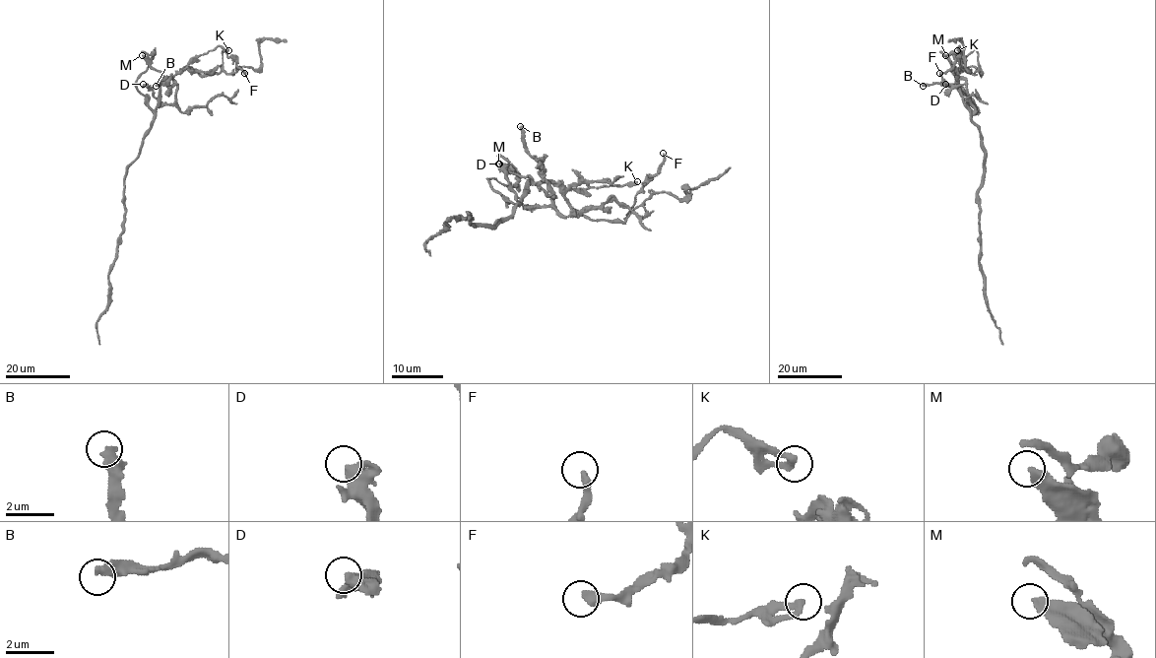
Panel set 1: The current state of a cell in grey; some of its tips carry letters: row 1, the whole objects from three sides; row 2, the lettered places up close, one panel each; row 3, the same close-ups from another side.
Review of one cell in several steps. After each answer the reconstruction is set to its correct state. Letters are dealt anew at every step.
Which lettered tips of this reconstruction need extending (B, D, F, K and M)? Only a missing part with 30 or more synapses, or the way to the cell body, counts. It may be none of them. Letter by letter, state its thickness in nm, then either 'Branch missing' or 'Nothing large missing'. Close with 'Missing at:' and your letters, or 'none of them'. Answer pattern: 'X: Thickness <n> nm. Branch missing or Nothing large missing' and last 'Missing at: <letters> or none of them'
B: Thickness 420 nm. Branch missing
D: Thickness 500 nm. Nothing large missing
F: Thickness 320 nm. Branch missing
K: Thickness 320 nm. Nothing large missing
M: Thickness 320 nm. Nothing large missing
Missing at: B, F

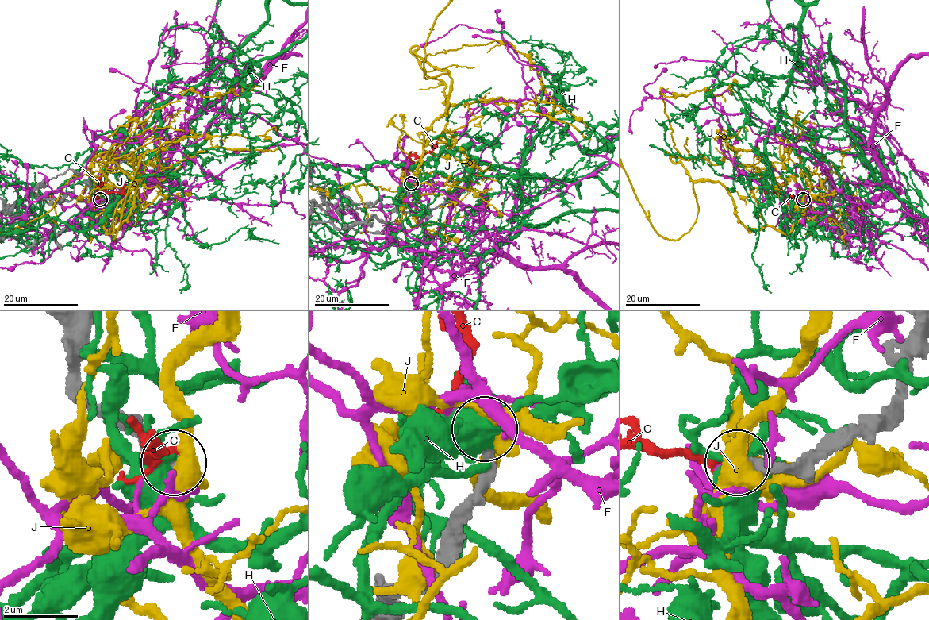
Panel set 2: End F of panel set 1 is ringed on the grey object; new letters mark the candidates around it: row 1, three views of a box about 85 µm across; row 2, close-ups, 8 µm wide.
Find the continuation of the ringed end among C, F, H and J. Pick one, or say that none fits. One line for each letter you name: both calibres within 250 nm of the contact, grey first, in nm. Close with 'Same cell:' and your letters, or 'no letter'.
Same cell: no letter

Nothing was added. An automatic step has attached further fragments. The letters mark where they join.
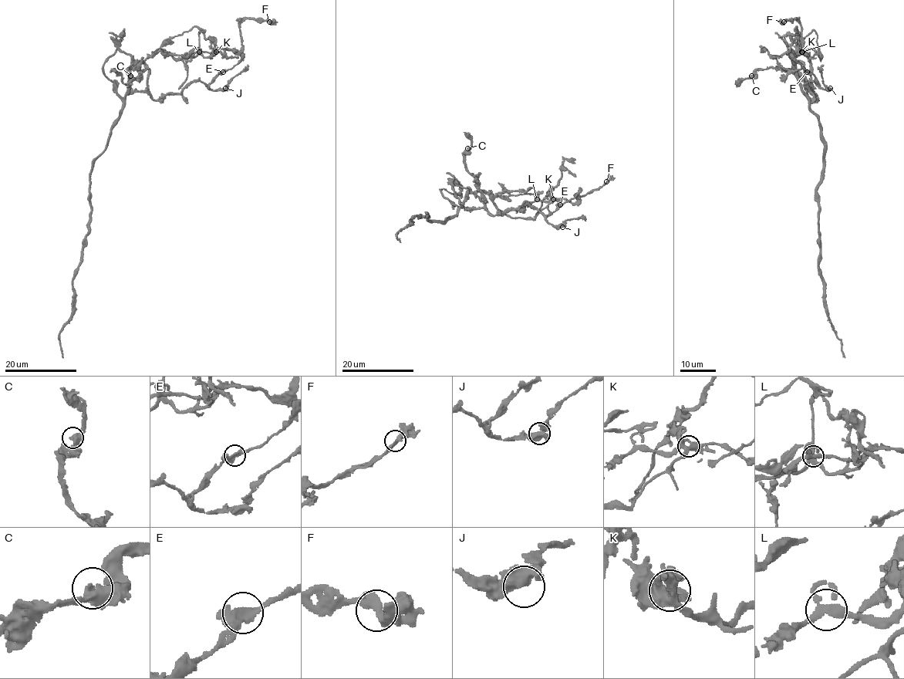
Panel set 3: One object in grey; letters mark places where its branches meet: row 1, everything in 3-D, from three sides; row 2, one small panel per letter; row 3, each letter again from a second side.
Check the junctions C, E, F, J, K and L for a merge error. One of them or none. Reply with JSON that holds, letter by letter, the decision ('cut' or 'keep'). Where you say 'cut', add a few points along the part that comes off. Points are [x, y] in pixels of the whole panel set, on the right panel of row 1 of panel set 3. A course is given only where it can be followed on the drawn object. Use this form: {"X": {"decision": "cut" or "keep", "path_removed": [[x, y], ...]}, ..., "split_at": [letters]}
{"C": {"decision": "keep"}, "E": {"decision": "keep"}, "F": {"decision": "keep"}, "J": {"decision": "keep"}, "K": {"decision": "cut", "path_removed": [[802, 52], [810, 62], [811, 86], [814, 89]]}, "L": {"decision": "keep"}, "split_at": ["K"]}

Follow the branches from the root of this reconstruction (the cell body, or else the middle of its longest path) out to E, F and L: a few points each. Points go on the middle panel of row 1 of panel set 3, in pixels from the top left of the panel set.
E: (456, 213), (470, 193), (484, 200), (484, 207), (494, 215), (526, 204), (550, 215), (560, 204)
F: (456, 213), (467, 194), (484, 192), (511, 217), (534, 219), (554, 200), (575, 203), (606, 181)
L: (456, 213), (467, 199), (467, 194), (484, 192), (511, 217), (534, 219), (551, 200), (537, 199)

